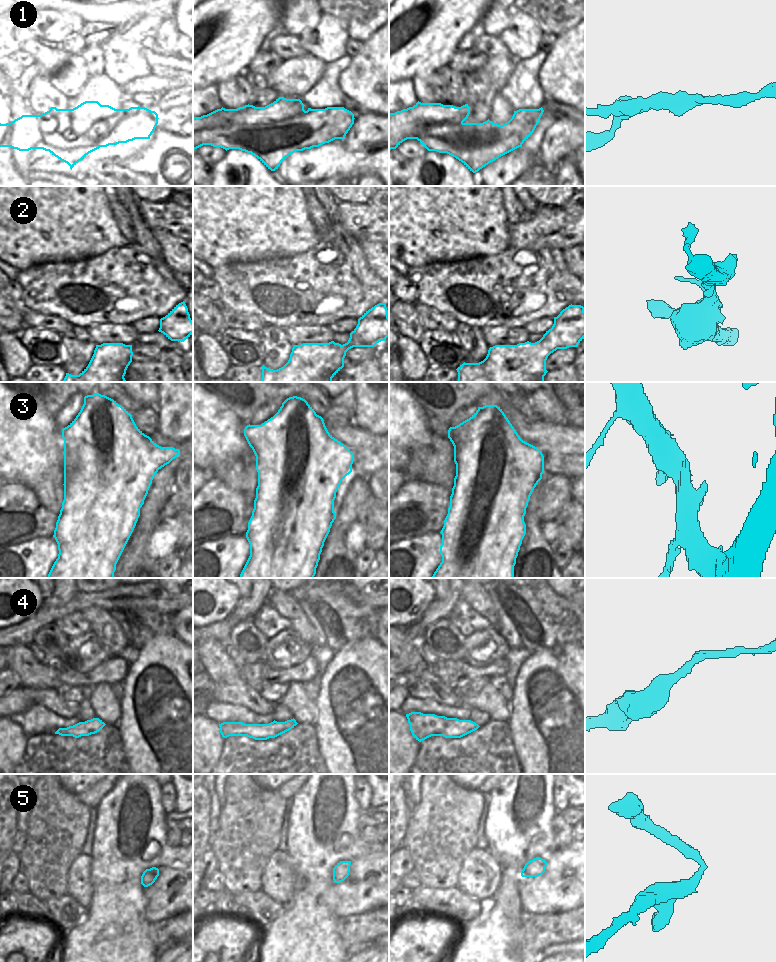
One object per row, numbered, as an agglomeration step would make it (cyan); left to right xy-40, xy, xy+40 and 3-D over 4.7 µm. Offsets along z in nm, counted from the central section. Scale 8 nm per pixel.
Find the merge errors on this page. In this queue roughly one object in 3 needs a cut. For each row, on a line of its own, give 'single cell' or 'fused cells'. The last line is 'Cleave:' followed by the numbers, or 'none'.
1: fused cells
2: single cell
3: single cell
4: single cell
5: single cell
Cleave: 1

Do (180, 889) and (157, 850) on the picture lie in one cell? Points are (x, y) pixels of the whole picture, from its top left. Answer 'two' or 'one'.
two

